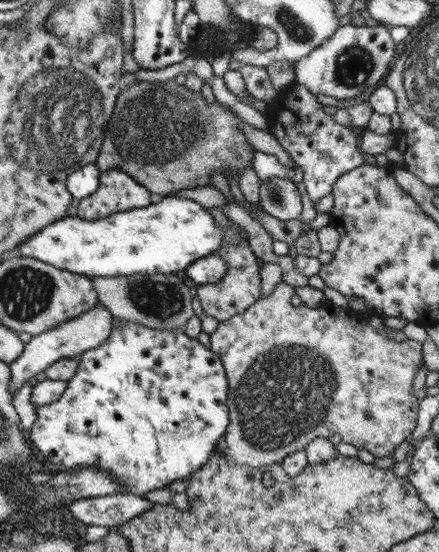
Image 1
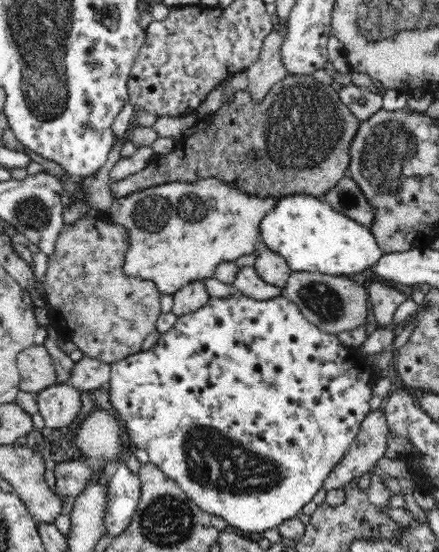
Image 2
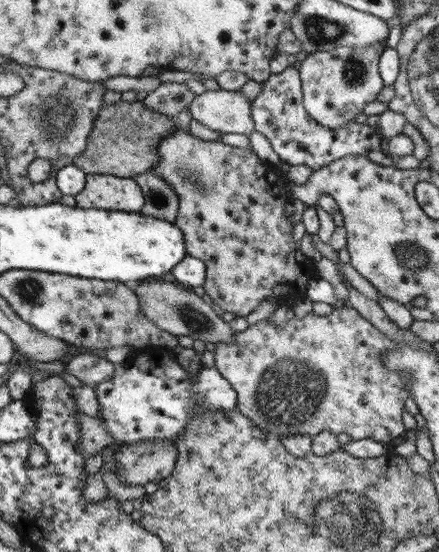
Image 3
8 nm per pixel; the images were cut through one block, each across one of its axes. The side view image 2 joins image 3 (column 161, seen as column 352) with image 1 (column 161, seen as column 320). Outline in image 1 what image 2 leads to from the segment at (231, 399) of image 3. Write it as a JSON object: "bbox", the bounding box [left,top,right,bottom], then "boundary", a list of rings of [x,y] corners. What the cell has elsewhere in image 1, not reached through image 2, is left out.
{"bbox":[28,321,229,498],"boundary":[[[120,321],[117,327],[112,327],[109,337],[103,344],[97,346],[97,349],[87,350],[77,356],[78,365],[74,375],[66,381],[66,389],[51,404],[35,407],[35,420],[28,429],[28,443],[41,452],[43,458],[47,458],[53,464],[61,464],[68,471],[77,470],[83,467],[97,467],[107,471],[120,484],[122,490],[119,494],[137,495],[143,498],[143,495],[149,490],[159,490],[165,488],[168,482],[172,480],[185,479],[191,471],[196,471],[206,463],[210,452],[217,448],[224,436],[224,431],[228,423],[228,410],[226,396],[229,380],[226,378],[224,368],[219,357],[201,345],[197,338],[188,338],[183,329],[173,329],[169,331],[159,331],[158,329],[149,329],[141,324],[134,322]]]}

